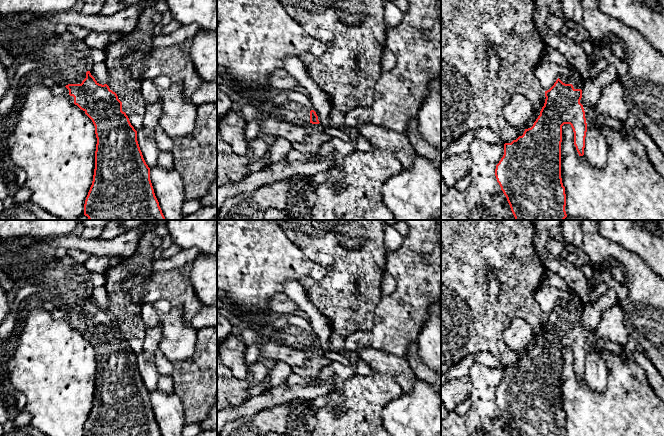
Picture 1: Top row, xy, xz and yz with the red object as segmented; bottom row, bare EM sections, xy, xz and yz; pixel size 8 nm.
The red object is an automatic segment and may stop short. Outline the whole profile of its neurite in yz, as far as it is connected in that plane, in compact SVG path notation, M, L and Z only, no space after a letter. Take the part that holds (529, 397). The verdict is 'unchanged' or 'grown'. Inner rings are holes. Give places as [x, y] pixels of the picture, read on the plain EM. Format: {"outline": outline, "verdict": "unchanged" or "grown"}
{"outline": "M571 292L568 299L561 298L554 309L545 315L544 330L533 350L525 353L523 359L516 364L504 368L504 379L496 389L495 400L512 436L566 436L565 411L561 402L562 350L564 348L571 349L574 356L574 369L579 380L583 380L587 356L586 343L591 335L585 330L582 322L583 308L584 305L575 292Z", "verdict": "grown"}

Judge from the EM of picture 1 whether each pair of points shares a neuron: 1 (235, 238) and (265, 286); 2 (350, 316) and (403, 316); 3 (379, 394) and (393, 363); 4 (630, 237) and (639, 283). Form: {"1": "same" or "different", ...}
{"1": "same", "2": "different", "3": "different", "4": "different"}

